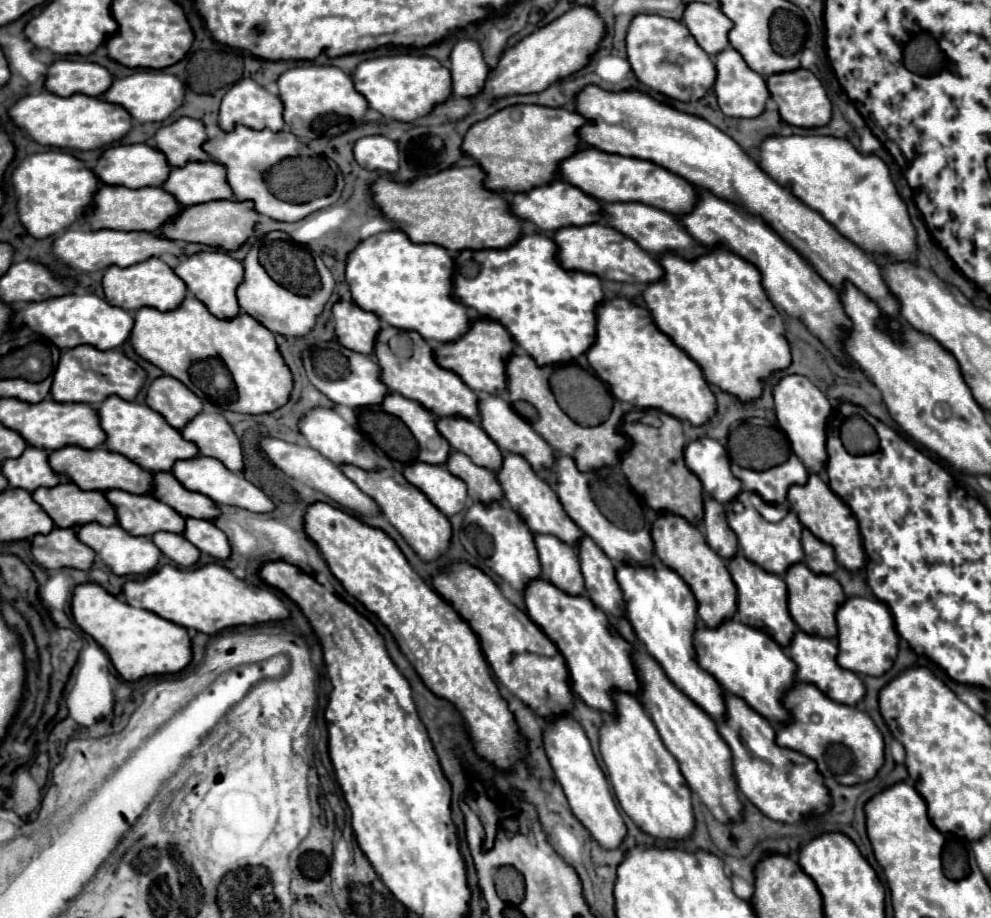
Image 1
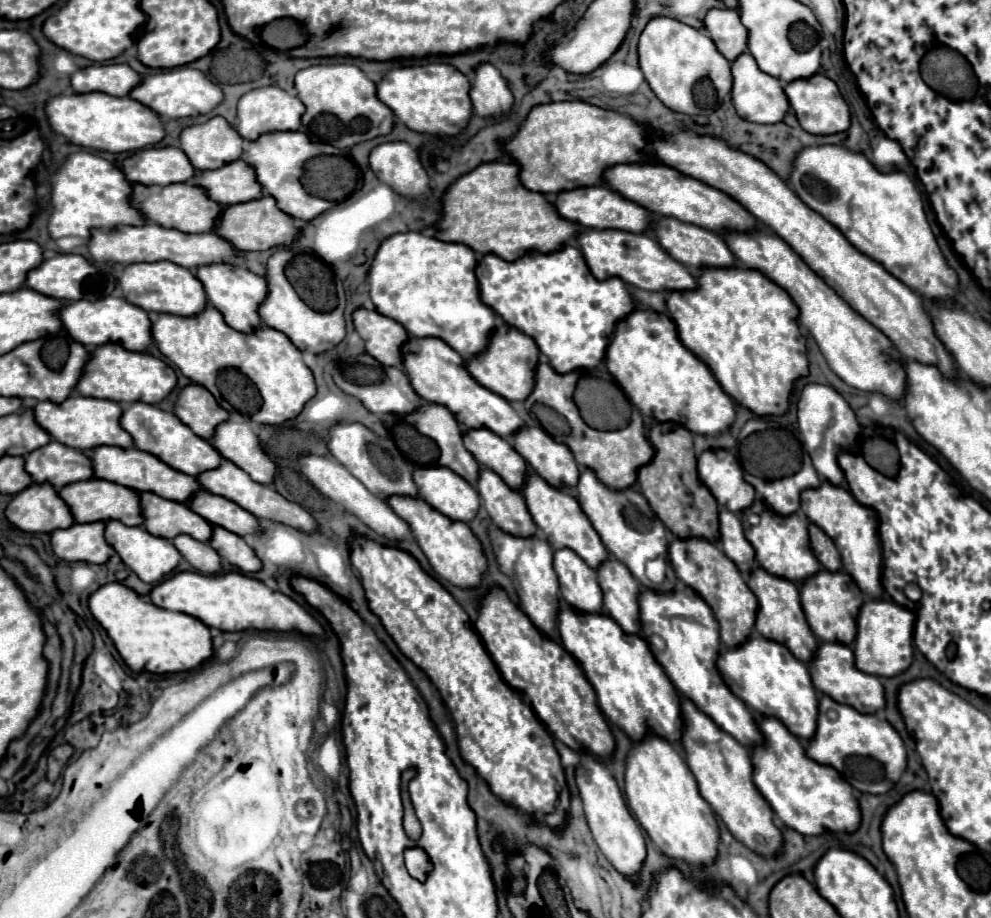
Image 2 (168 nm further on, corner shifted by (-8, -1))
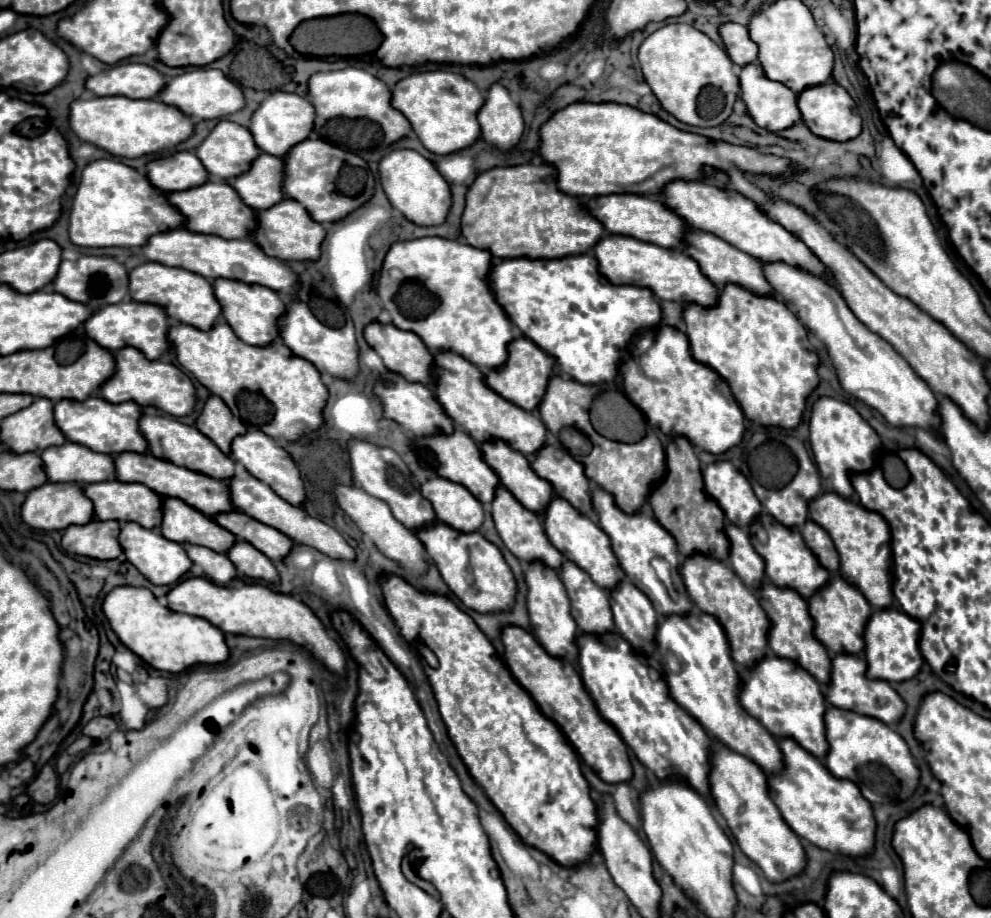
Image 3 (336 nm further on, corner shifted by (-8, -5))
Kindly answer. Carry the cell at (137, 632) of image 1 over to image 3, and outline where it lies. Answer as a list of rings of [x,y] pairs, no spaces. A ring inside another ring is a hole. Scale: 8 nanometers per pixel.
[[[113,588],[103,602],[103,612],[119,640],[157,670],[179,674],[195,664],[221,664],[229,658],[225,636],[217,626],[205,618],[179,614],[161,606],[149,588]]]

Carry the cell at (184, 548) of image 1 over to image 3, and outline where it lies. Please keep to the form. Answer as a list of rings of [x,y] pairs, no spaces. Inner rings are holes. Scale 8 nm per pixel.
[[[185,544],[185,550],[187,550],[189,558],[193,560],[193,564],[199,564],[203,568],[205,576],[211,578],[211,582],[225,586],[237,576],[237,568],[227,558],[227,554],[219,554],[211,548],[195,546],[195,544]]]

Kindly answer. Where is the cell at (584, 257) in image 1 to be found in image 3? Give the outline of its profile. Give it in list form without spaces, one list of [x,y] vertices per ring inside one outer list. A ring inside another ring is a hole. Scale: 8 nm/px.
[[[605,236],[593,248],[599,260],[601,274],[607,276],[611,284],[633,284],[649,288],[659,300],[673,300],[681,304],[699,304],[711,308],[717,304],[715,284],[701,272],[699,264],[677,248],[661,248],[649,242],[641,242],[629,236]]]

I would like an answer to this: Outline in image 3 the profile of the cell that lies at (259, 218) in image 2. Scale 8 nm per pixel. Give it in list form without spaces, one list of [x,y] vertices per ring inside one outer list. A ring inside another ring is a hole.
[[[285,198],[269,210],[261,210],[259,228],[253,232],[255,242],[263,248],[267,256],[279,260],[319,260],[321,242],[325,240],[325,228],[311,218],[311,214],[293,198]]]

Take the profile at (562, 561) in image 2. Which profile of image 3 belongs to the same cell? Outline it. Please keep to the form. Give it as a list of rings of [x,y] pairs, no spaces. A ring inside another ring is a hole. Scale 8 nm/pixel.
[[[573,562],[561,568],[561,580],[571,600],[571,616],[583,634],[601,636],[615,630],[613,614],[609,612],[609,592],[599,588],[587,572]]]

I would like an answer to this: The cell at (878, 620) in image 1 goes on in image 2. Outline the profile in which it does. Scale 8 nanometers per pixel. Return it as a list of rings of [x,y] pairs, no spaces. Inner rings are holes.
[[[869,600],[861,606],[857,616],[855,638],[855,666],[873,676],[897,676],[909,668],[913,660],[913,624],[915,616],[895,602]]]

